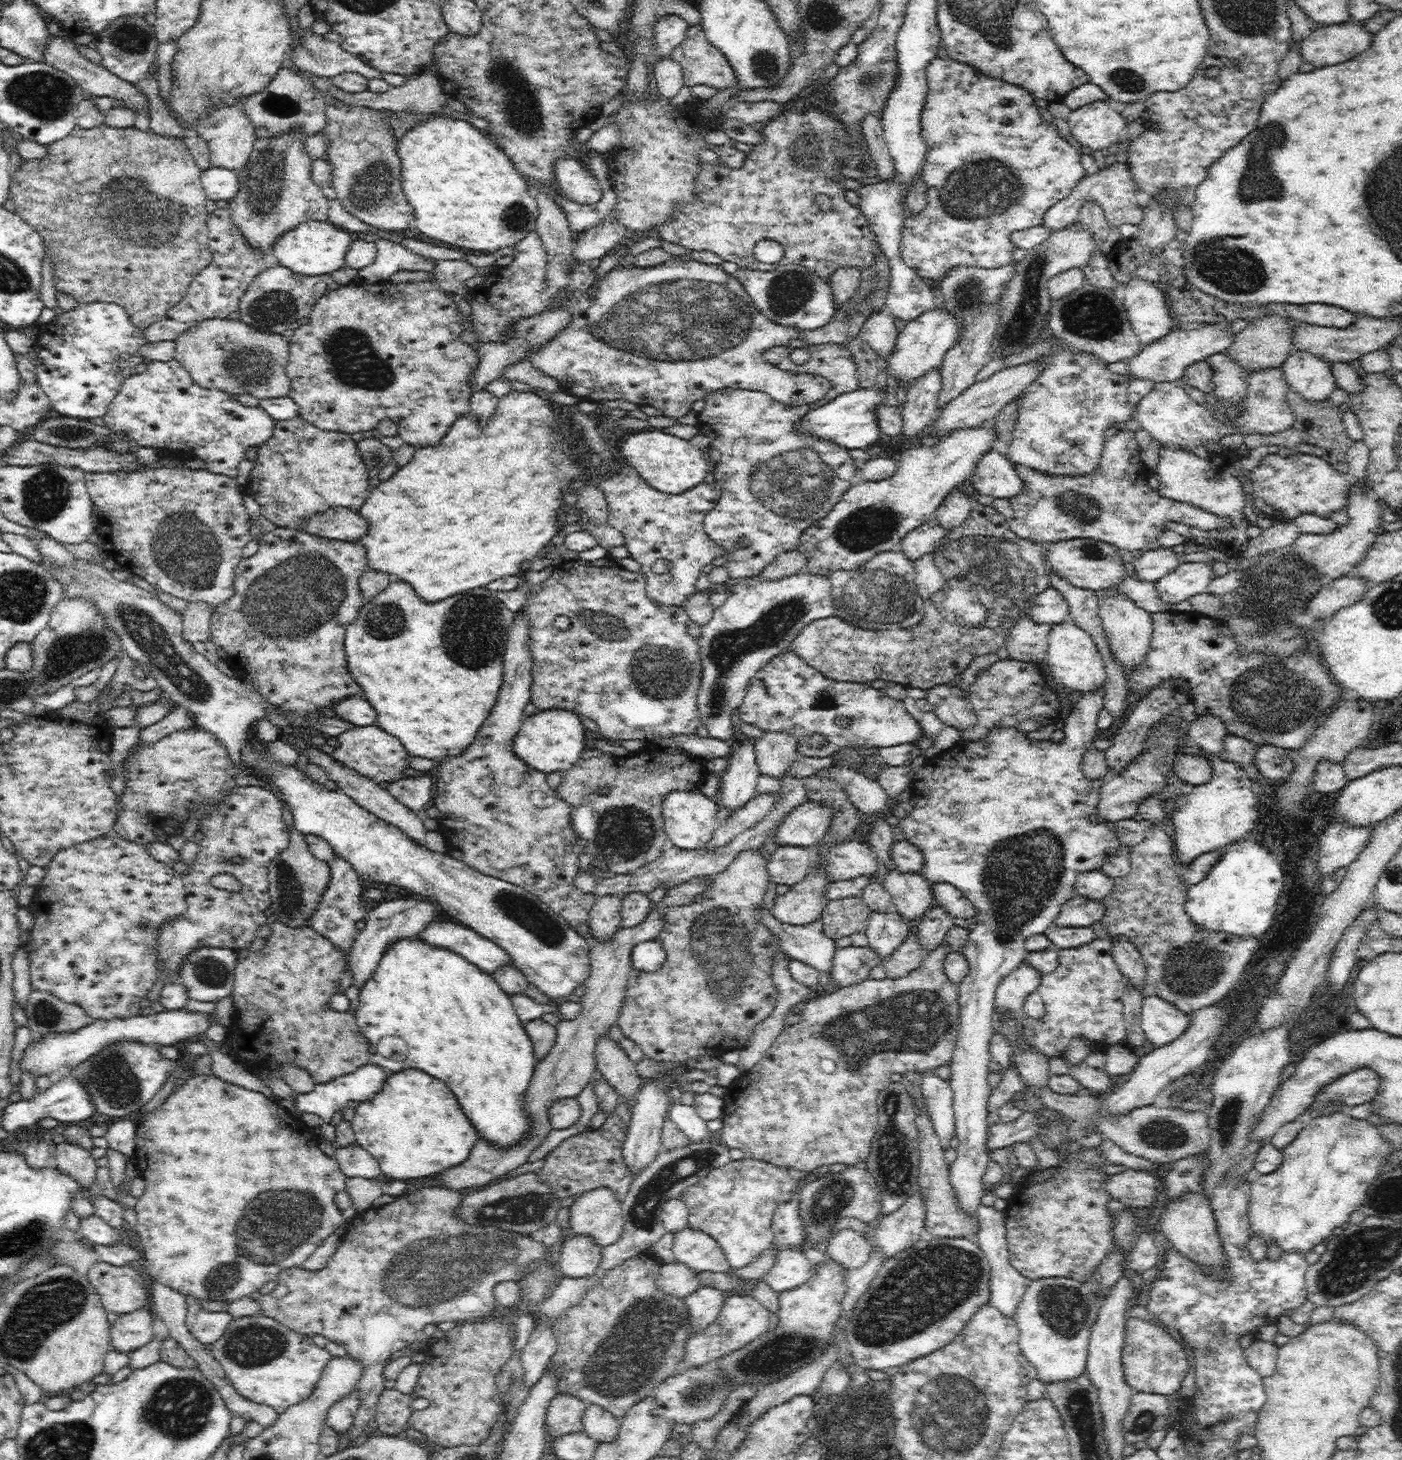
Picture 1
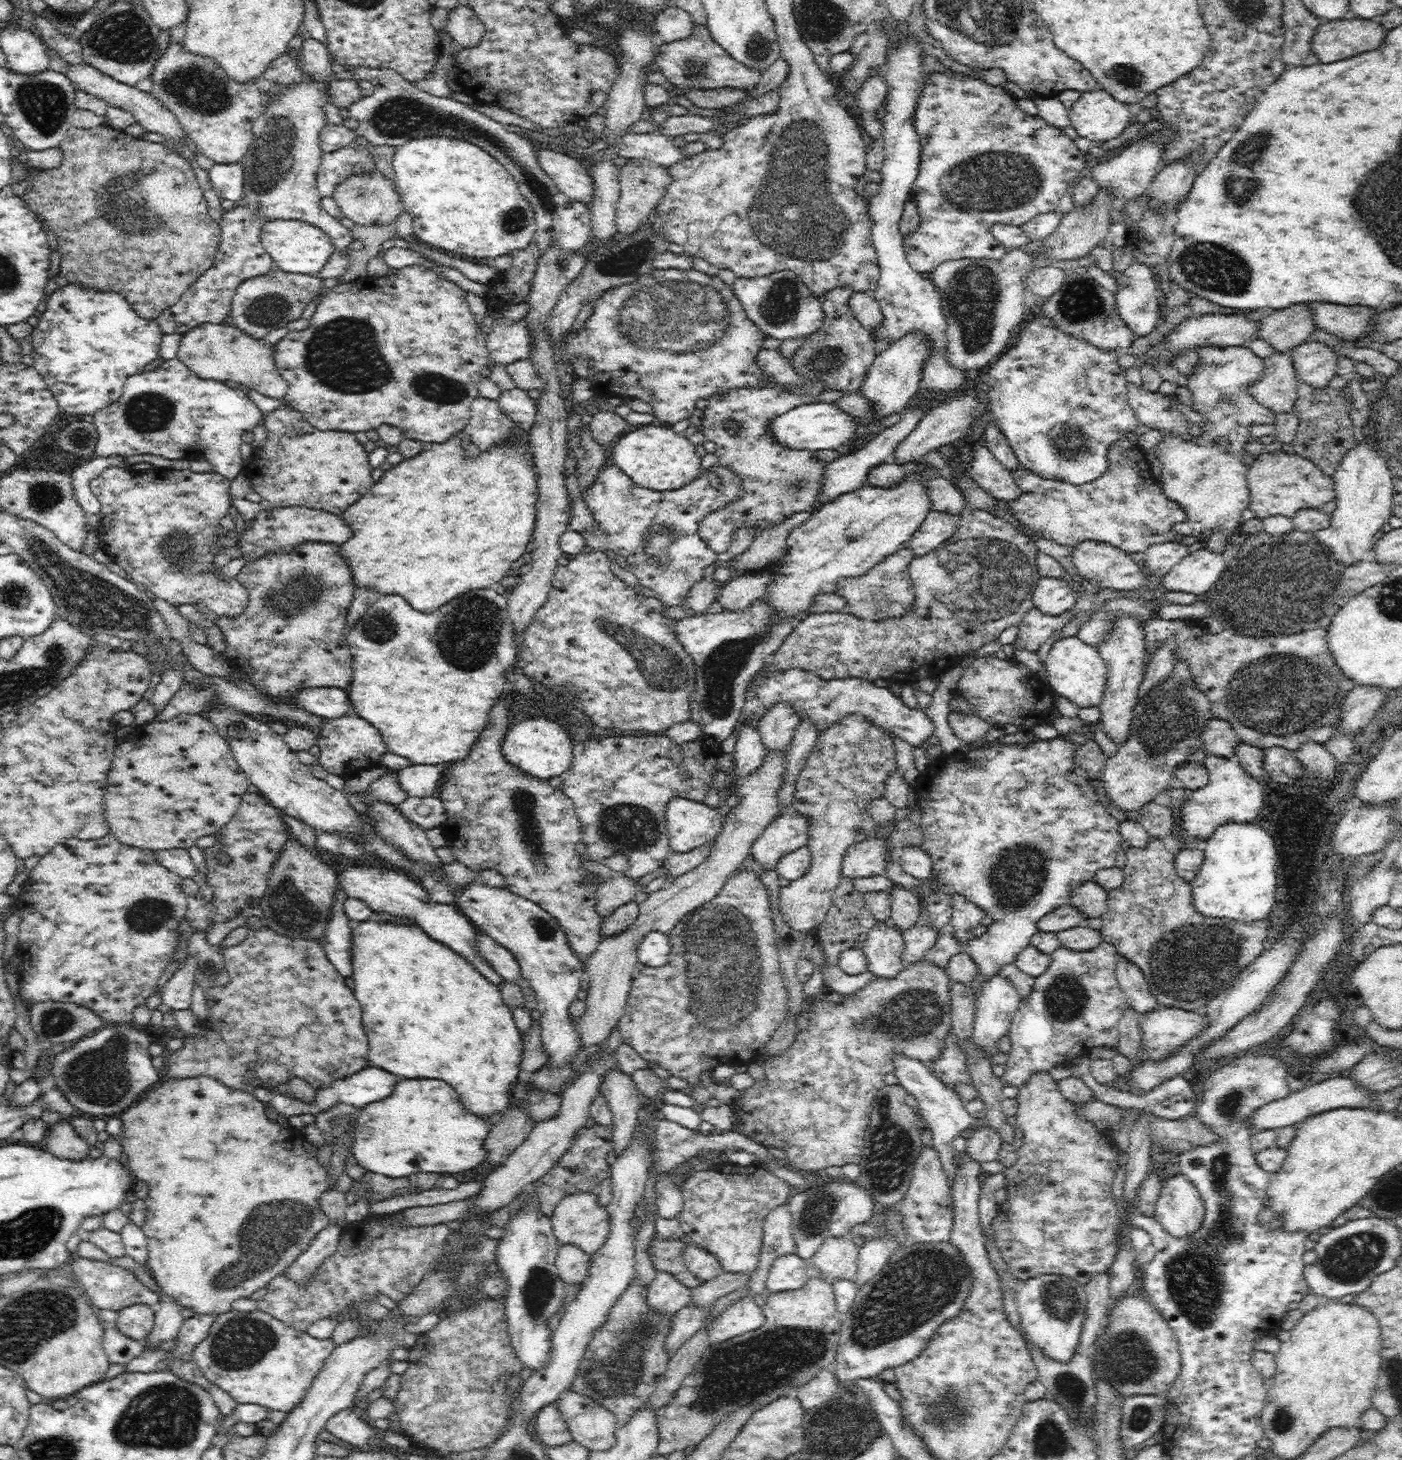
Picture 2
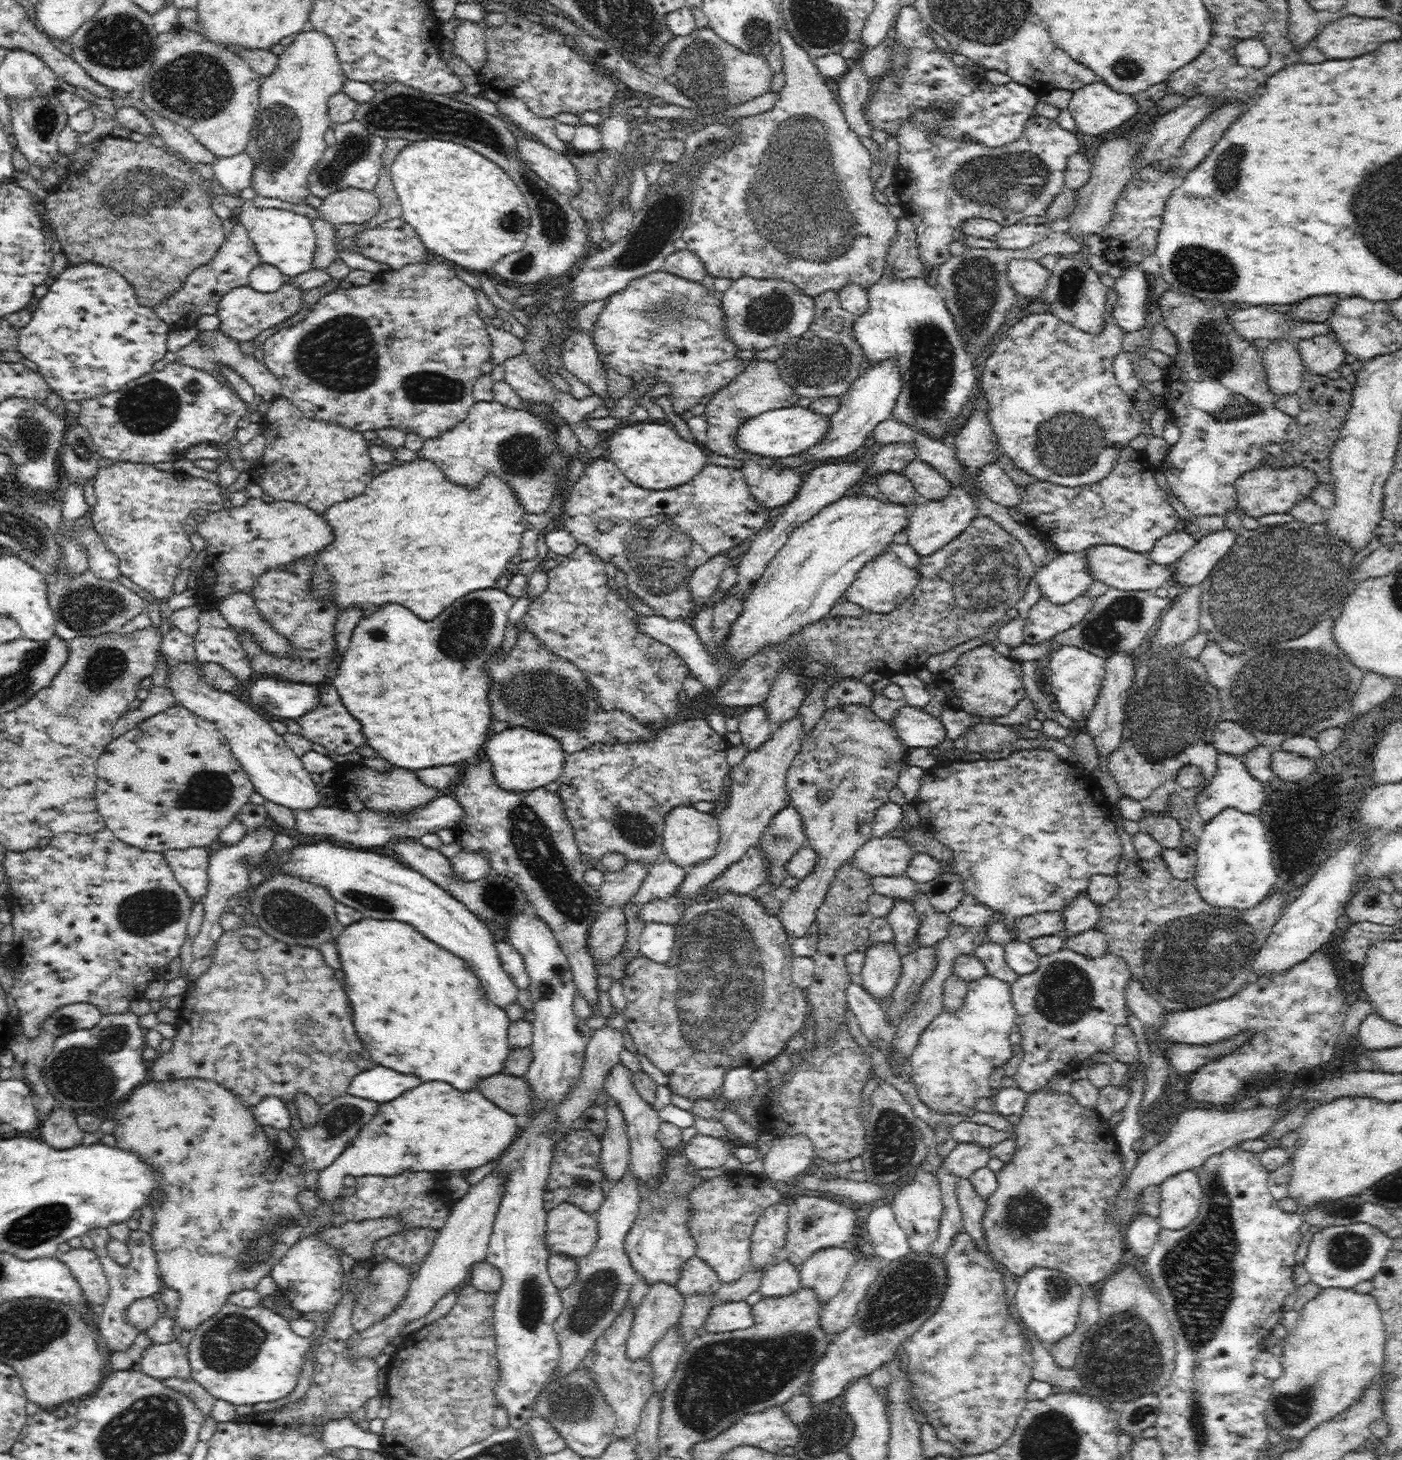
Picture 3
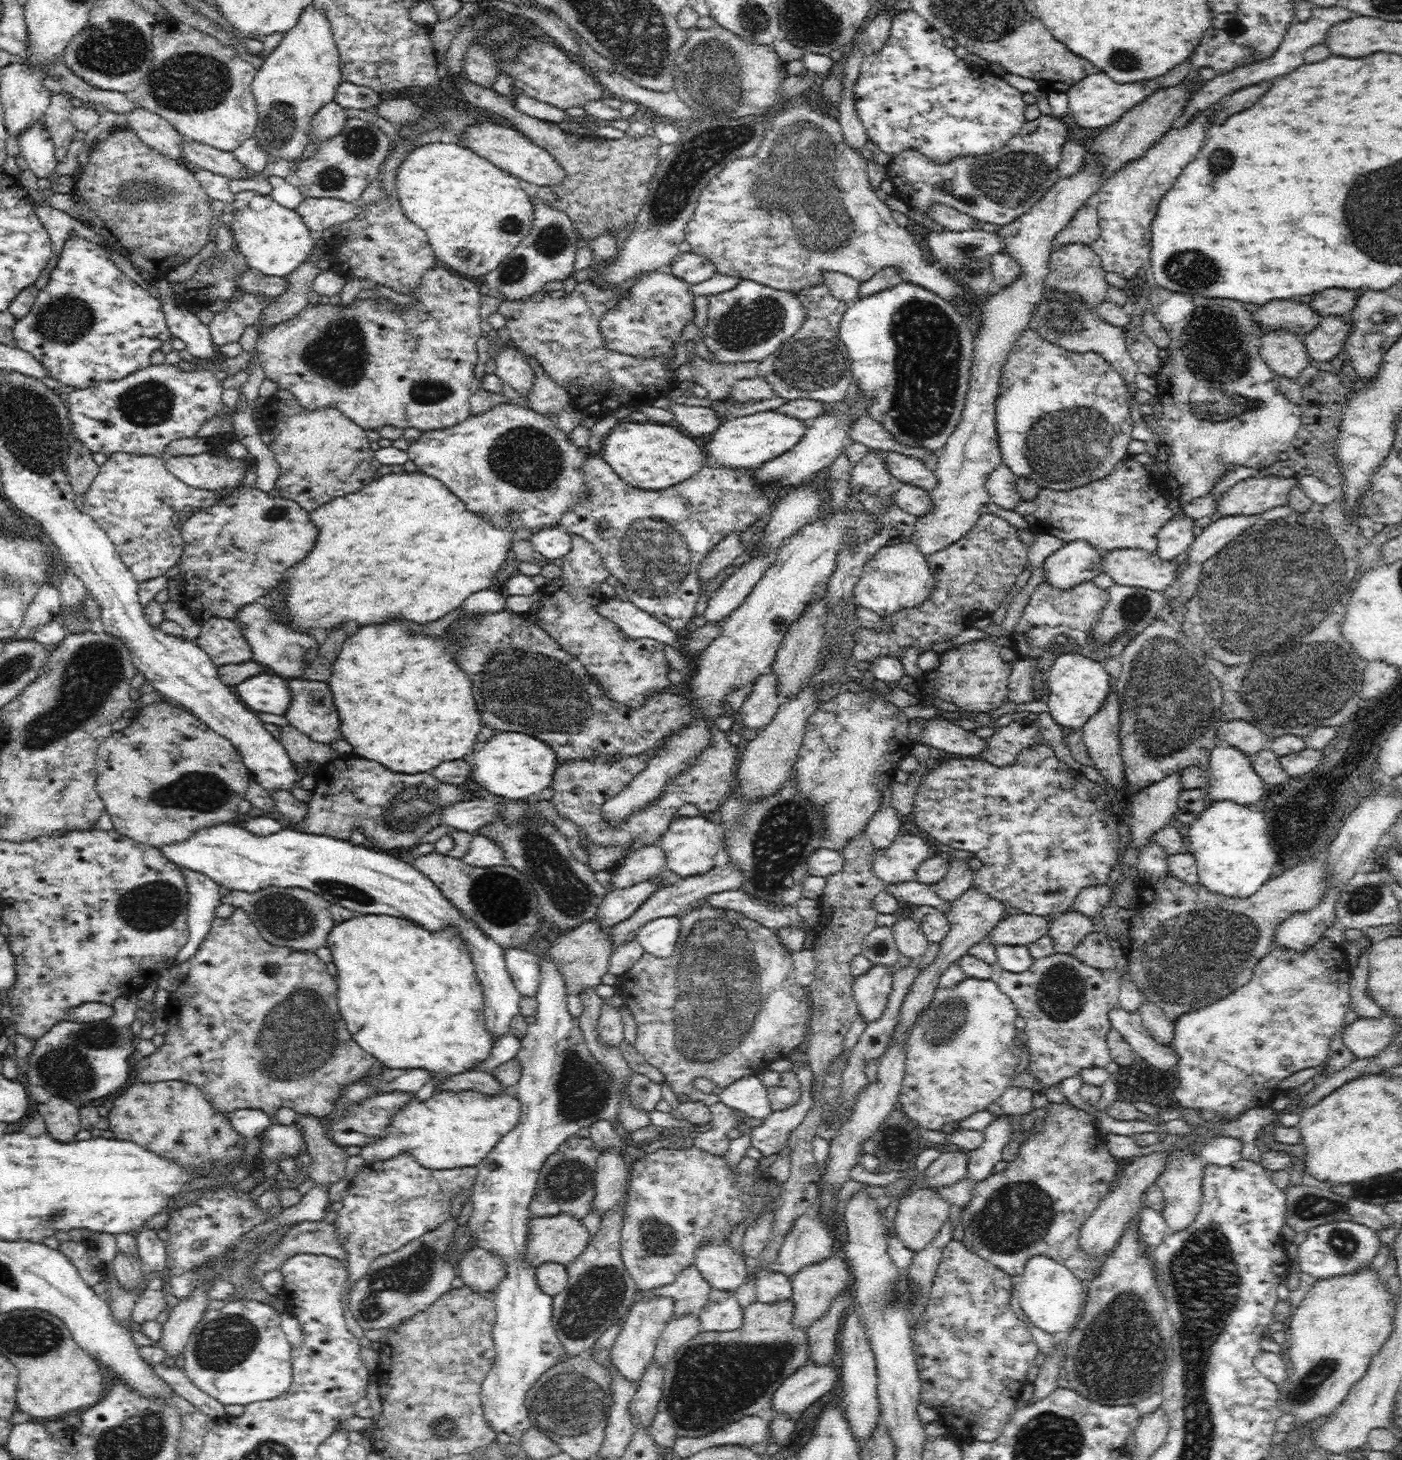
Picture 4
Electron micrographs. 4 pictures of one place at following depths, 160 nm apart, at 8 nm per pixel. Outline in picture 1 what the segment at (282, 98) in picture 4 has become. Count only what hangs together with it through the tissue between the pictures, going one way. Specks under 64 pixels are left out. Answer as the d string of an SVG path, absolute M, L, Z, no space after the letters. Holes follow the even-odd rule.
M297 128L270 138L256 138L248 164L236 170L239 191L229 203L230 218L247 244L264 253L271 251L278 236L294 230L298 224L327 221L329 199L312 179L314 159L308 156L304 143Z

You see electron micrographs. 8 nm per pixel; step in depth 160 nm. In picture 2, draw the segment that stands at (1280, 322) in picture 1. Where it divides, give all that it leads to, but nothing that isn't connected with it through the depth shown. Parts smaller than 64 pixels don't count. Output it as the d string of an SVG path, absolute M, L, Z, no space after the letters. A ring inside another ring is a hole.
M1292 304L1283 309L1274 309L1269 316L1259 320L1256 339L1266 340L1276 352L1290 353L1290 350L1309 340L1309 336L1317 329L1313 314L1308 304Z

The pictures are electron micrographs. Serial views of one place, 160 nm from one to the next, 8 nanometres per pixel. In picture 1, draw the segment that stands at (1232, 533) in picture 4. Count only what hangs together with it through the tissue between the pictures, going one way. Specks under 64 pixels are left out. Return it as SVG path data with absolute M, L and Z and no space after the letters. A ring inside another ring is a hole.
M1204 562L1180 563L1156 583L1156 594L1162 602L1179 604L1193 596L1206 593L1208 584L1216 578L1212 565Z

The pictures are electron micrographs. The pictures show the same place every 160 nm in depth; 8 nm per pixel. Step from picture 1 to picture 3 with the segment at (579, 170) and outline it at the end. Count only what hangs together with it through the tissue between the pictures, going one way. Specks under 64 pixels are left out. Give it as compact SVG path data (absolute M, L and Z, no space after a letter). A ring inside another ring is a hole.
M516 138L521 160L536 175L552 185L558 192L569 196L578 194L578 175L576 168L566 155L546 147L541 141Z

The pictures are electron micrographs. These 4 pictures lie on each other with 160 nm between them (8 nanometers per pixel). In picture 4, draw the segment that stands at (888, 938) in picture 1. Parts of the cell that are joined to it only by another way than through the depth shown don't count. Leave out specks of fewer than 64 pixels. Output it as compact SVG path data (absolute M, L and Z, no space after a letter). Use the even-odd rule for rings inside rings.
M873 965L864 976L854 980L852 991L856 1006L866 1024L882 1016L893 988L893 974L890 967Z

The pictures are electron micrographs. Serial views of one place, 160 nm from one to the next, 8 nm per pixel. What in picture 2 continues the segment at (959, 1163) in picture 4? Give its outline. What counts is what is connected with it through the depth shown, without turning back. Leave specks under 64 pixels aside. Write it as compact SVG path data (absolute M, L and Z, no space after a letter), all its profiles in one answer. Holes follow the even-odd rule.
M979 1126L978 1130L967 1138L965 1153L980 1164L992 1162L997 1160L1003 1141L994 1128Z

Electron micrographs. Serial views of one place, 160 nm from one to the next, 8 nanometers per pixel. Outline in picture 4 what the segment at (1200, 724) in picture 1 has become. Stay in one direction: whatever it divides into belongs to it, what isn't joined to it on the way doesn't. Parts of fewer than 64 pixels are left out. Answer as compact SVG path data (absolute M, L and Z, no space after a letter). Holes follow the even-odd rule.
M1232 719L1224 721L1218 729L1217 738L1219 743L1238 748L1249 756L1266 748L1270 740L1256 725L1245 720Z

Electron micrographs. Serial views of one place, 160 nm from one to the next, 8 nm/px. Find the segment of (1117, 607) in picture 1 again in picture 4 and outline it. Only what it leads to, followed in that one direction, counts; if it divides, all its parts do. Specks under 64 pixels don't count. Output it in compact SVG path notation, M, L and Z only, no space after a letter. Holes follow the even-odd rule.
M1112 686L1104 704L1088 719L1082 731L1093 766L1116 790L1128 785L1121 757L1120 724L1120 701Z

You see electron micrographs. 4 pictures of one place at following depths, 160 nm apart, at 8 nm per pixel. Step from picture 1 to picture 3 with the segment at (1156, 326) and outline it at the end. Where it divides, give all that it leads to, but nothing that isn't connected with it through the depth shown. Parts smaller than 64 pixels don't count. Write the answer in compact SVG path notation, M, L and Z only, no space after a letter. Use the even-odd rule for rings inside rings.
M1134 263L1123 269L1121 276L1115 279L1117 300L1112 315L1124 332L1139 330L1146 322L1148 276L1140 263Z

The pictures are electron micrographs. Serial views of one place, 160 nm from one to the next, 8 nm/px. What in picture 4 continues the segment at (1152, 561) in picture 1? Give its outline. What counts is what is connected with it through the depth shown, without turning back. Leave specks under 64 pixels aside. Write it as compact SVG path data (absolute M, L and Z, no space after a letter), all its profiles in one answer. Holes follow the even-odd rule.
M1182 514L1181 516L1175 515L1174 519L1166 522L1157 534L1156 554L1170 561L1184 558L1185 551L1189 550L1195 539L1192 533L1194 521Z

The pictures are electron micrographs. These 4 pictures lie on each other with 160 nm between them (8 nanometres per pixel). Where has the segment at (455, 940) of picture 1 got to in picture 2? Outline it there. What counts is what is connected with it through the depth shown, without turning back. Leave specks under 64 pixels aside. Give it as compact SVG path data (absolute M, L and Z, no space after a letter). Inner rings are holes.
M478 932L475 941L477 951L504 981L524 983L518 961L505 946L484 932Z

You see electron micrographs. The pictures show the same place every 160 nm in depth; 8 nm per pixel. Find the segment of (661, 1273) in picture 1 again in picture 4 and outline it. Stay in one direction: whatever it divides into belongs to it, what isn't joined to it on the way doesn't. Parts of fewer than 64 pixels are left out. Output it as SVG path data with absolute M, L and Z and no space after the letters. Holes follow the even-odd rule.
M668 1296L638 1299L631 1305L610 1354L613 1367L622 1373L622 1377L631 1382L639 1382L646 1368L652 1363L658 1338L666 1329L666 1325L673 1320L672 1312L674 1312L674 1301Z

